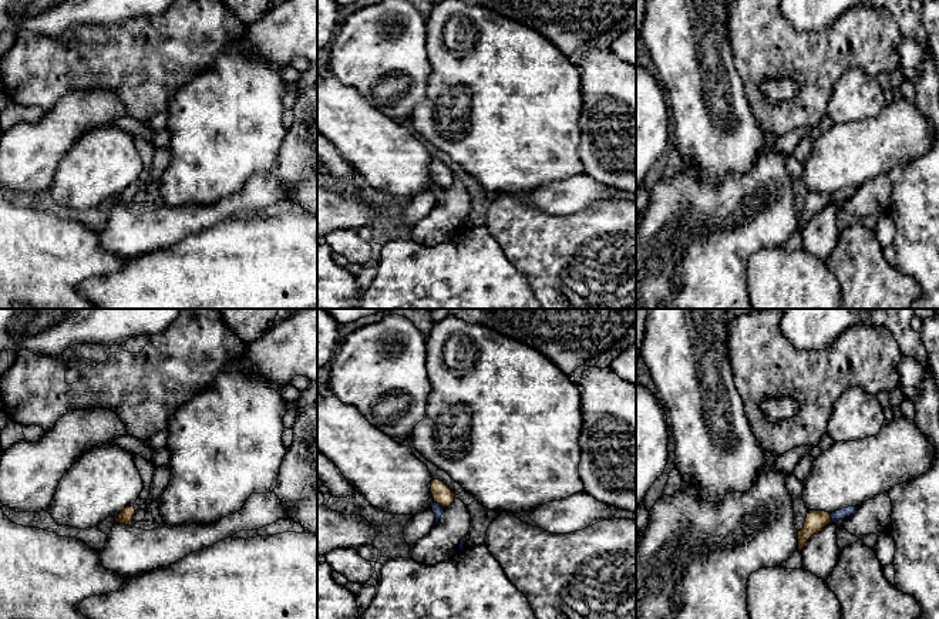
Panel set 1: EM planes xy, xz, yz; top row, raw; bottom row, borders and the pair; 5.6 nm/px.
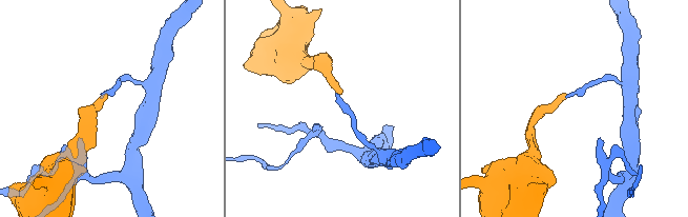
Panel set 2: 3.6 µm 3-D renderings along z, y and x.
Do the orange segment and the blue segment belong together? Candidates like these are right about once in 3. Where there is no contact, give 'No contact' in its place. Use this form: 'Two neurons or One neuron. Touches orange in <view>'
Two neurons. Touches orange in xz

